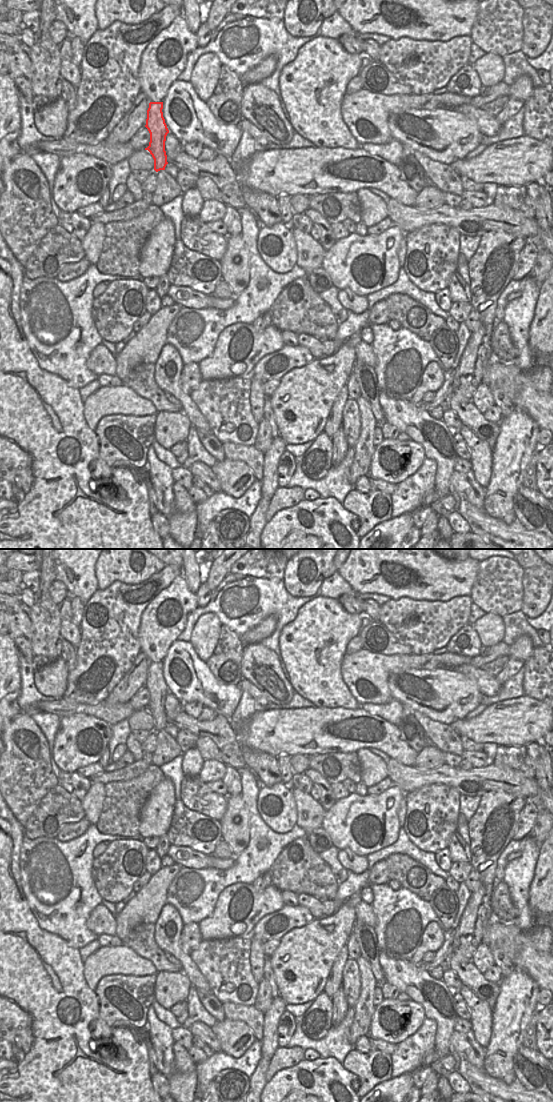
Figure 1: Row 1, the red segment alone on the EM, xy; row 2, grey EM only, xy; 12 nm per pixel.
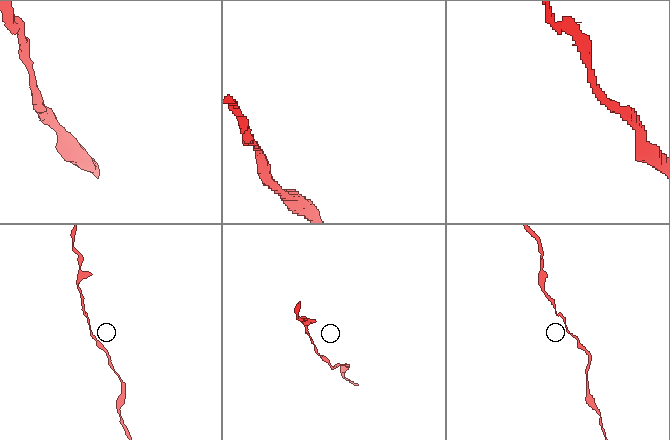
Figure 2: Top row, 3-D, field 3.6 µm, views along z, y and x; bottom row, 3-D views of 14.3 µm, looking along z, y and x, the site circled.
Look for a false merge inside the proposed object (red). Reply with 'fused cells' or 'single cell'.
single cell

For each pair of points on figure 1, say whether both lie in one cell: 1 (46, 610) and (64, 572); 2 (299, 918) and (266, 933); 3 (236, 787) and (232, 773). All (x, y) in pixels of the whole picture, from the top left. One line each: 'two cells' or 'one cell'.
1: two cells
2: one cell
3: one cell

